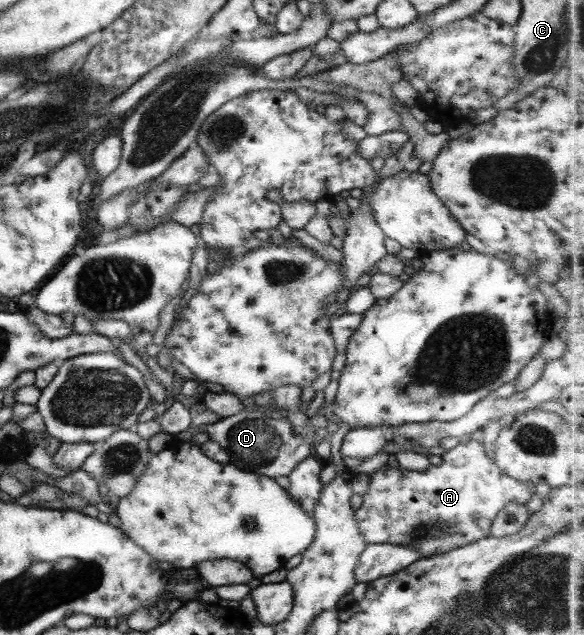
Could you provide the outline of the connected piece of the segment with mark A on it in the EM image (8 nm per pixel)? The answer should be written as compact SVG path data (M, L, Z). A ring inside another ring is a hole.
M475 437L445 450L441 457L442 462L438 466L430 465L422 471L400 467L387 469L388 465L385 464L369 474L368 489L361 496L360 508L354 511L356 524L367 544L411 546L420 558L444 554L448 550L456 550L456 547L487 537L492 519L503 506L510 502L526 504L530 496L540 490L529 482L520 482L502 474L494 462L486 457L482 443L475 441Z

